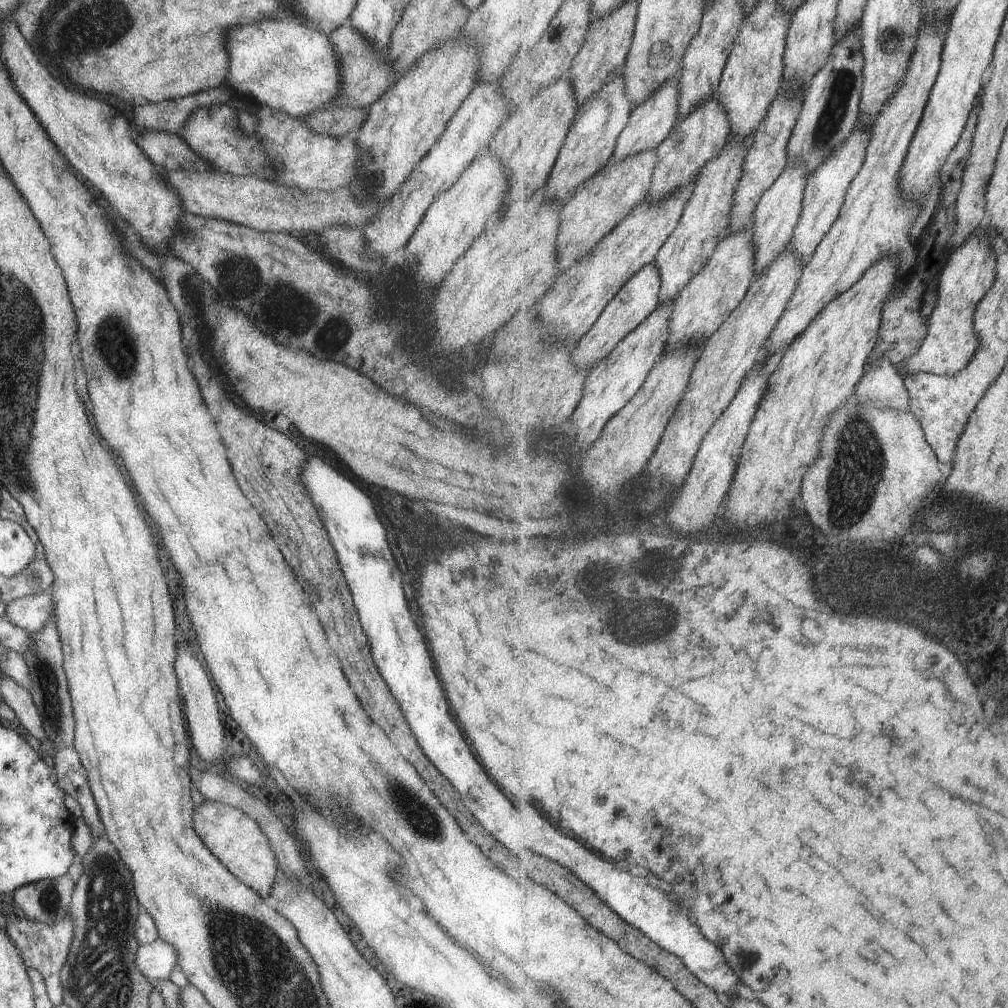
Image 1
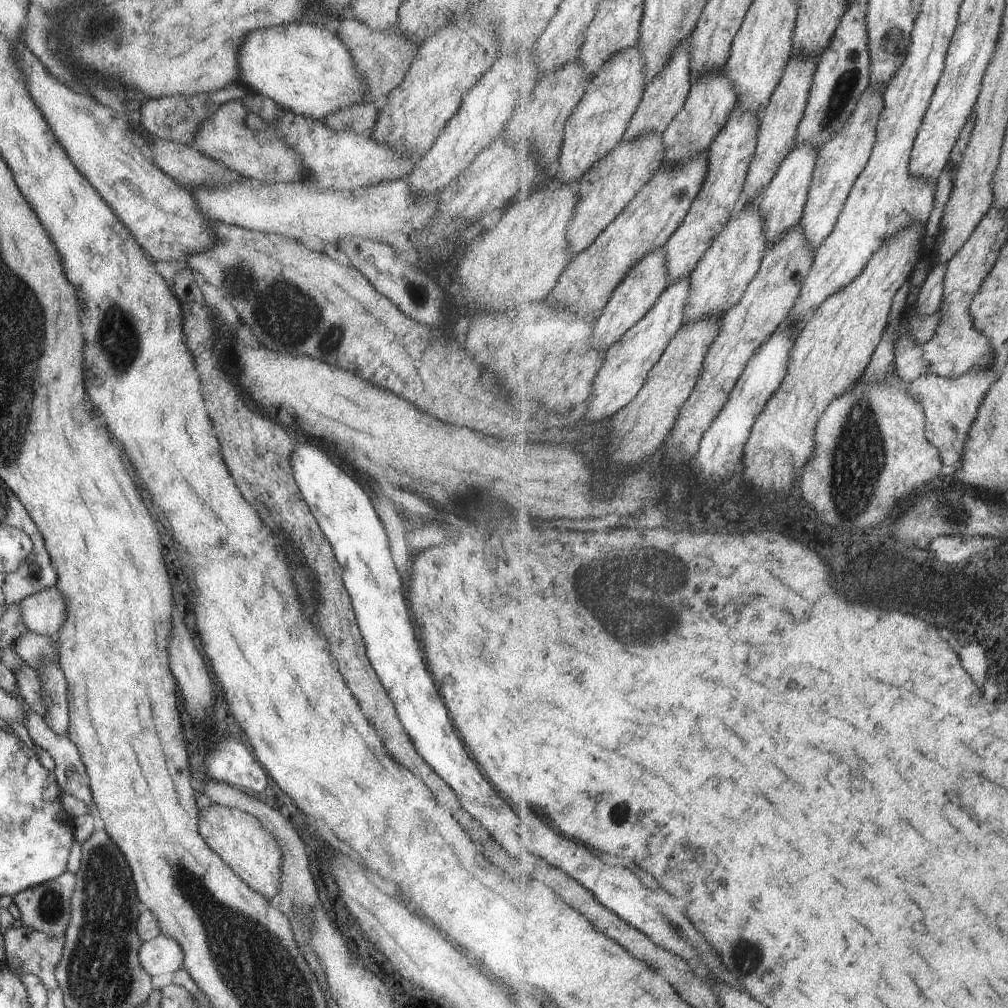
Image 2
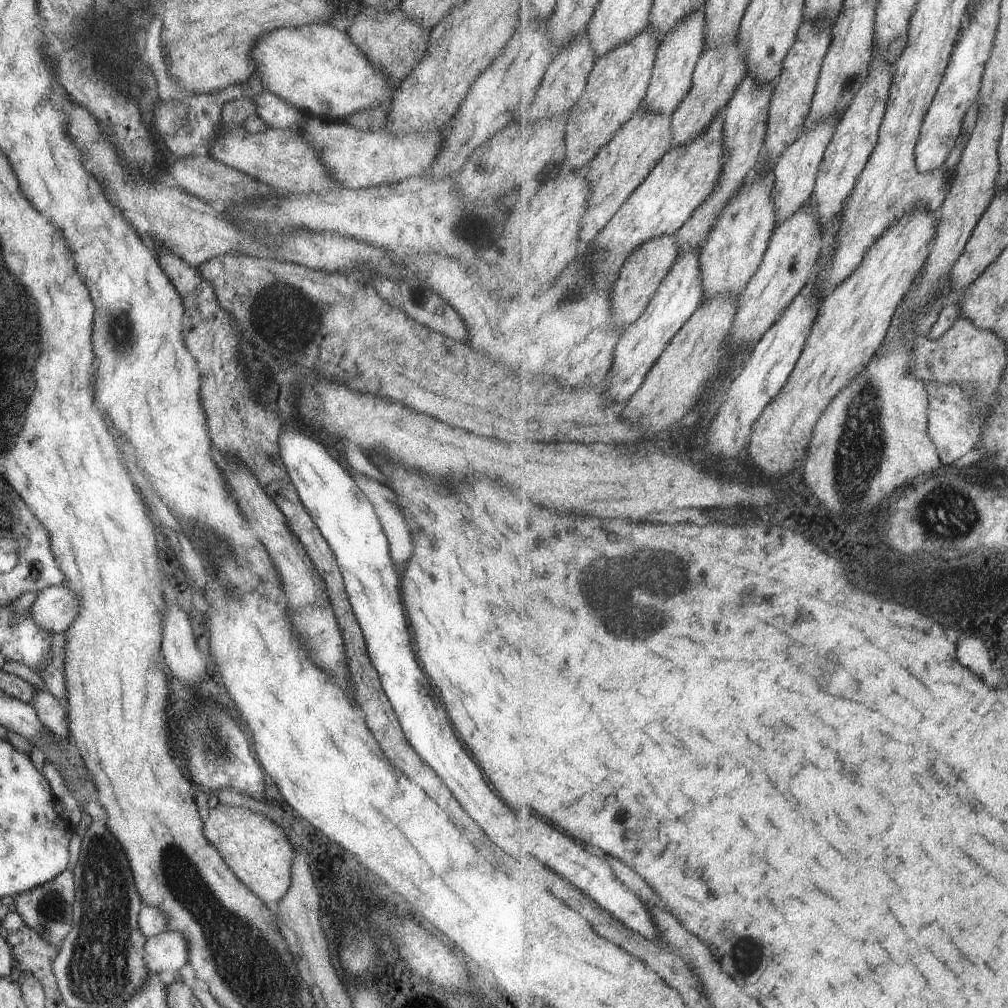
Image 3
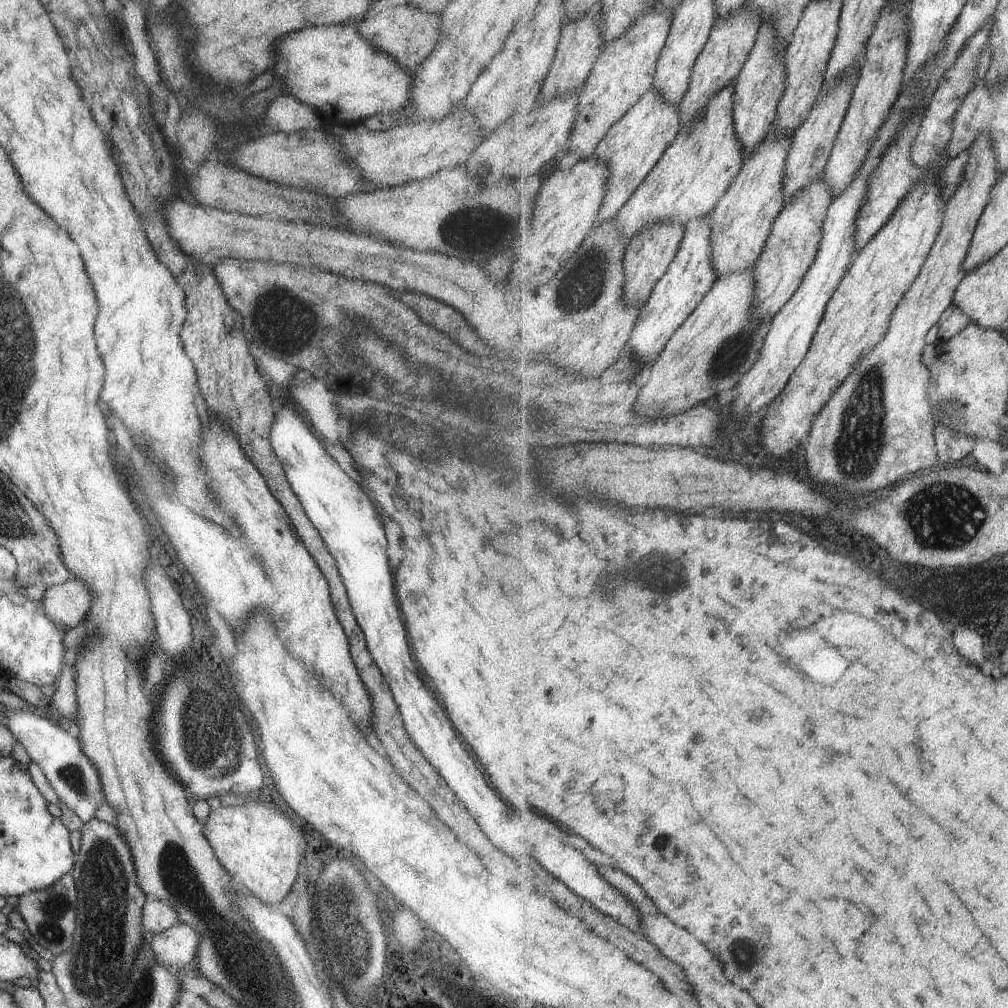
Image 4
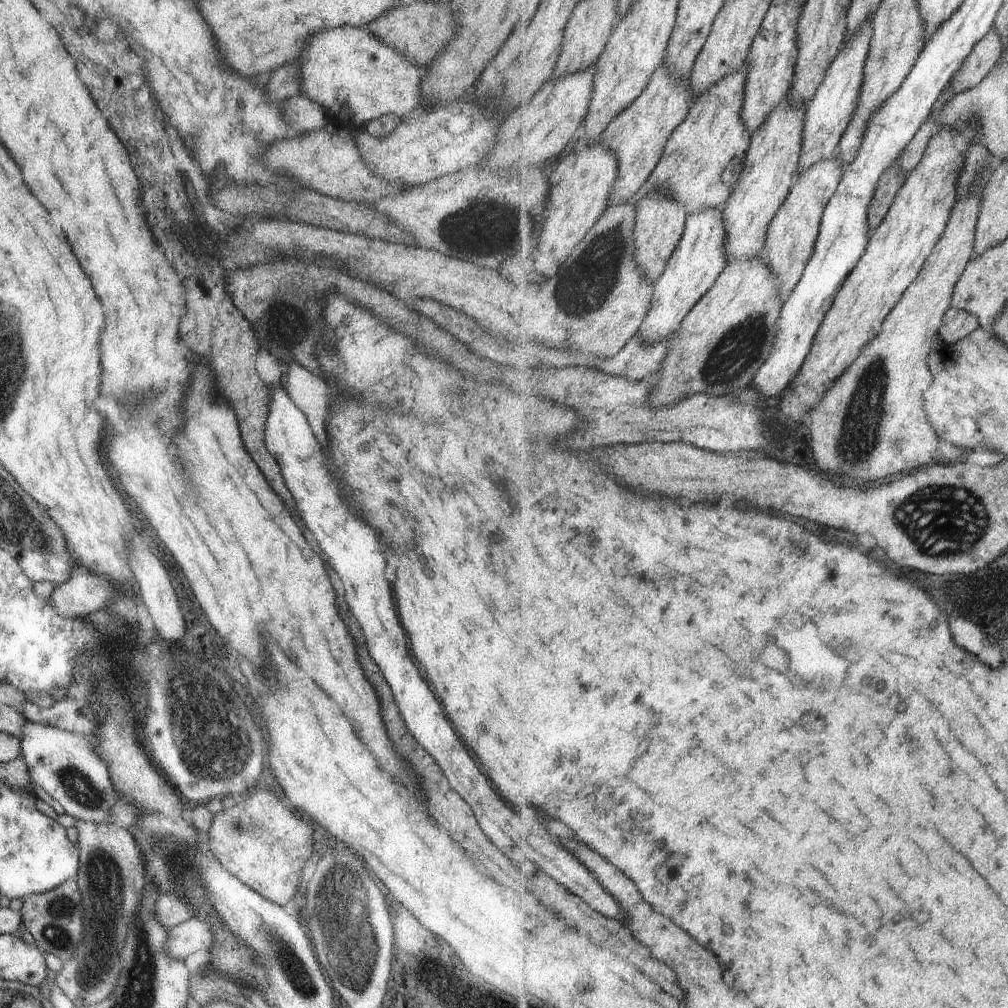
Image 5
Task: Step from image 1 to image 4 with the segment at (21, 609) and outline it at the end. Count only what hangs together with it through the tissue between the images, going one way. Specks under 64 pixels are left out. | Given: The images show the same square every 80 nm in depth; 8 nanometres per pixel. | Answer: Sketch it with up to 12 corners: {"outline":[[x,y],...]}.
{"outline":[[71,573],[40,602],[55,626],[84,620],[93,594]]}

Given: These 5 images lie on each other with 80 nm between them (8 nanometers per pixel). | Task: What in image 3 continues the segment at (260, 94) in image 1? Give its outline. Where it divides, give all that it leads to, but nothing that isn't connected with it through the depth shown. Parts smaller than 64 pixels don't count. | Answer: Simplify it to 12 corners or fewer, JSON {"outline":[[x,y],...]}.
{"outline":[[323,23],[263,34],[263,88],[335,122],[397,84]]}

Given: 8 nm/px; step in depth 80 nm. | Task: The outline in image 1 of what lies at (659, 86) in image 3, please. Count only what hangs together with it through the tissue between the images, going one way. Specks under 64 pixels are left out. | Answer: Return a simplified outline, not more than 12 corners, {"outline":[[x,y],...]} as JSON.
{"outline":[[679,77],[632,112],[611,164],[655,151],[677,125]]}

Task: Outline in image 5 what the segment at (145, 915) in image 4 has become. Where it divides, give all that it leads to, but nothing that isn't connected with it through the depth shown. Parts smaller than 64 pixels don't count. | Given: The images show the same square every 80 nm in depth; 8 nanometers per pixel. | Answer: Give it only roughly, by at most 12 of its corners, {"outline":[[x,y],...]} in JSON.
{"outline":[[161,893],[152,906],[154,920],[170,929],[191,918],[190,905]]}

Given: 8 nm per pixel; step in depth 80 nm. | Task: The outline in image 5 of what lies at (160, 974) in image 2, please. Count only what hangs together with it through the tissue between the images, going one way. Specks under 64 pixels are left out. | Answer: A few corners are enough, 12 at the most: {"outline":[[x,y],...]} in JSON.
{"outline":[[191,917],[168,929],[164,953],[183,960],[207,950],[212,932]]}

